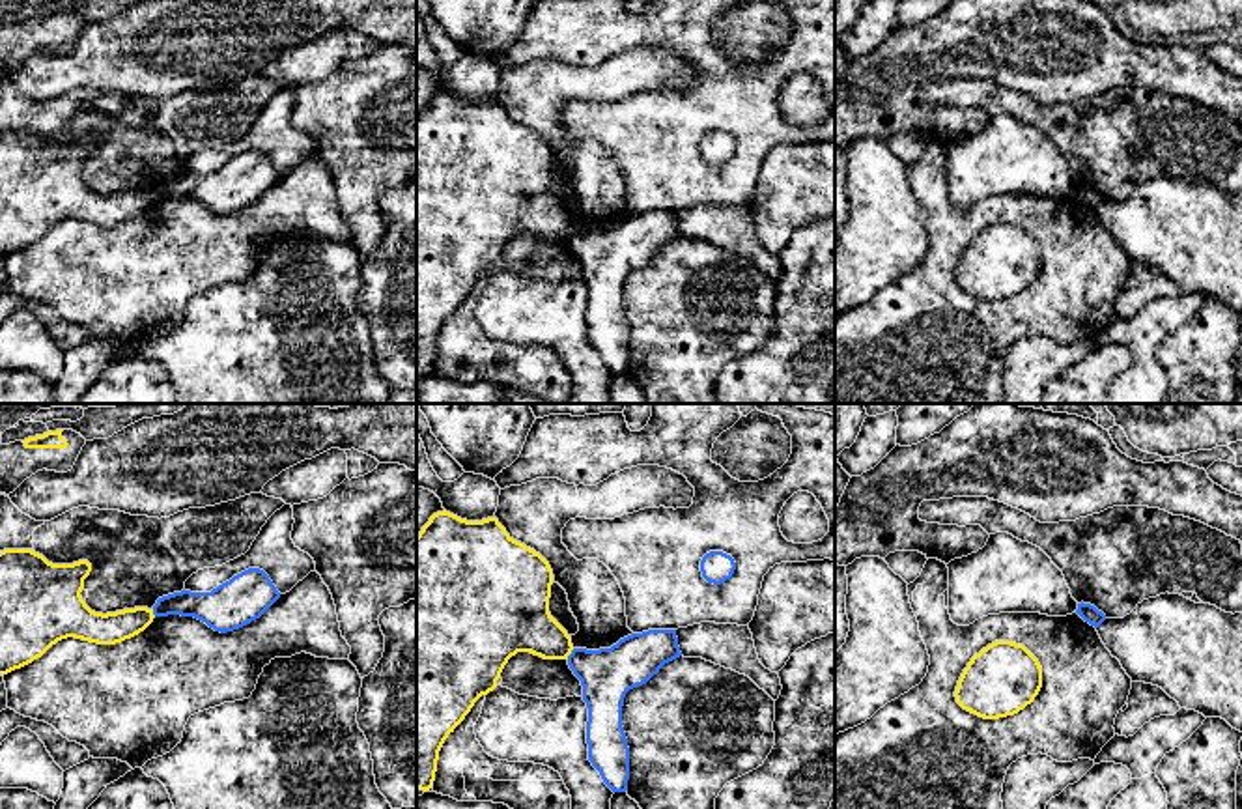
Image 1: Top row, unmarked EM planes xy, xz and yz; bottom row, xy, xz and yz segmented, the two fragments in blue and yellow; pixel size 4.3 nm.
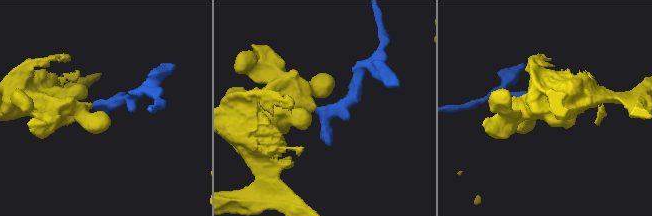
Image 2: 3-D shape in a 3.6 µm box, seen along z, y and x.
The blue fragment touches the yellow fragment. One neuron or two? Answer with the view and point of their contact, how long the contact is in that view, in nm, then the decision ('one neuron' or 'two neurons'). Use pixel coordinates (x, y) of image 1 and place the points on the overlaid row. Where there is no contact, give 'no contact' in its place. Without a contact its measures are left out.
contact xz (570, 654); length 60 nm; two neurons

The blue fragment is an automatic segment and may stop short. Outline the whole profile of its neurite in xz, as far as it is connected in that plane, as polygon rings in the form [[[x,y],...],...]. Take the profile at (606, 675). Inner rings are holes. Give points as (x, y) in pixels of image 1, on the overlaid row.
[[[676,630],[631,633],[611,648],[573,648],[568,656],[588,708],[588,760],[613,792],[626,792],[629,779],[629,747],[622,727],[624,697],[680,656]]]

